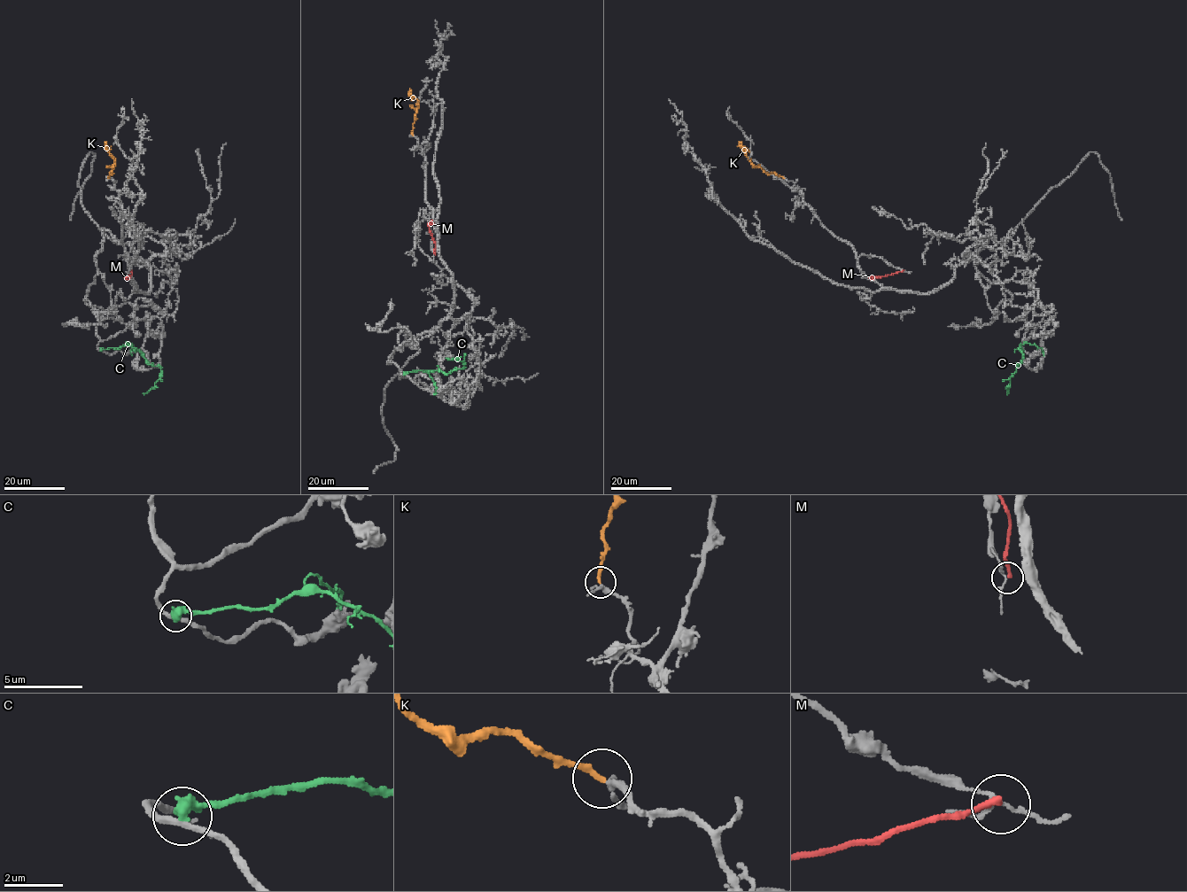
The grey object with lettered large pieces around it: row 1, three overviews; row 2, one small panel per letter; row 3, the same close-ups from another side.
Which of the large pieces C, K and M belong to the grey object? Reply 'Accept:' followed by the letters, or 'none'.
Accept: K

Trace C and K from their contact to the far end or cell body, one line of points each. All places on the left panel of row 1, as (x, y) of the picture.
C: (100, 350), (130, 345), (150, 364), (161, 368), (161, 376), (151, 388), (143, 393)
K: (109, 177), (114, 159), (105, 141)

